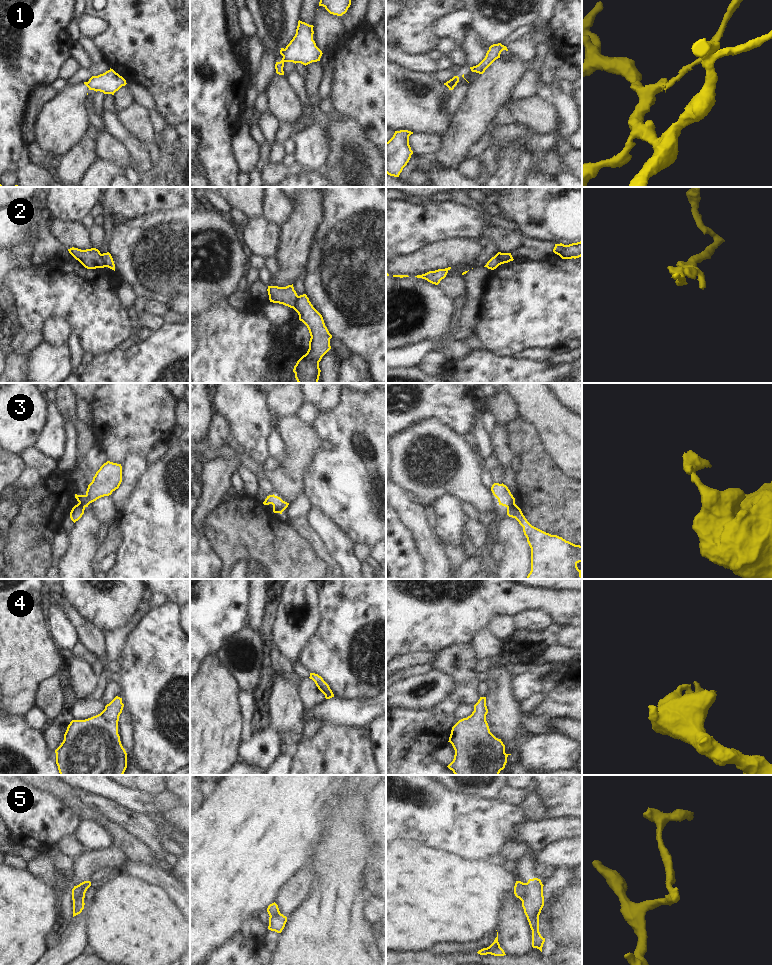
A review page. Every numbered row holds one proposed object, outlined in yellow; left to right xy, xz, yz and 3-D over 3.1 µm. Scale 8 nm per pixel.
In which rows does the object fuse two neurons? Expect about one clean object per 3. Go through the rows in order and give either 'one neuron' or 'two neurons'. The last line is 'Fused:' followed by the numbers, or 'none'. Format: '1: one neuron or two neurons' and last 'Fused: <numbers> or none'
1: two neurons
2: two neurons
3: two neurons
4: one neuron
5: two neurons
Fused: 1, 2, 3, 5

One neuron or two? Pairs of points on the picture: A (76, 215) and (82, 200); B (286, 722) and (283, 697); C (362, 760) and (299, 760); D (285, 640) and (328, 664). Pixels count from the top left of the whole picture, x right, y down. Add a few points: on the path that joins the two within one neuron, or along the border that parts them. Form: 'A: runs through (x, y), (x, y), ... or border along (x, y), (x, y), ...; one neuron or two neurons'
A: runs through (76, 211), (78, 204); one neuron
B: runs through (286, 716), (284, 703); one neuron
C: runs through (346, 760), (315, 760); one neuron
D: border along (315, 630), (314, 634), (302, 648), (298, 660); two neurons

